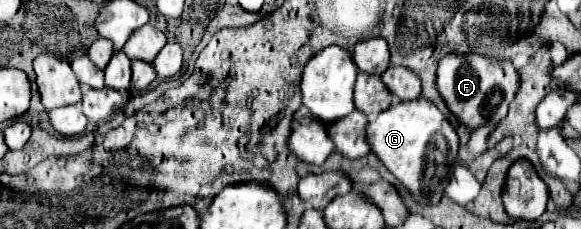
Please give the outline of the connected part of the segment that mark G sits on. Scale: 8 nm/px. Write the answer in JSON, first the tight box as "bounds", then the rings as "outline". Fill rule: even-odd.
{"bounds":[366,97,458,203],"outline":[[[426,97],[410,103],[396,103],[368,121],[366,137],[372,151],[382,159],[390,173],[412,191],[420,201],[438,203],[454,169],[458,153],[458,131],[452,121]]]}

